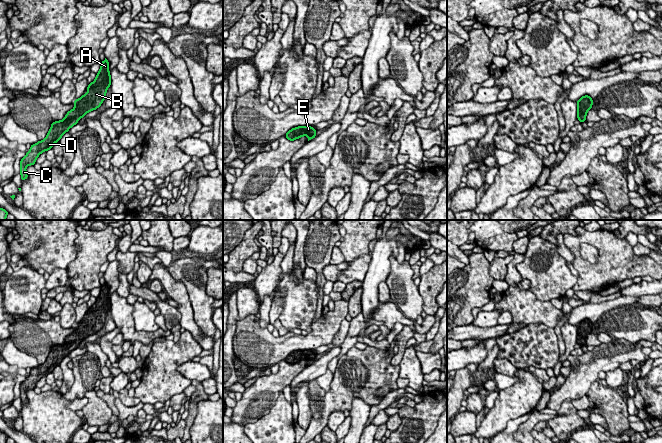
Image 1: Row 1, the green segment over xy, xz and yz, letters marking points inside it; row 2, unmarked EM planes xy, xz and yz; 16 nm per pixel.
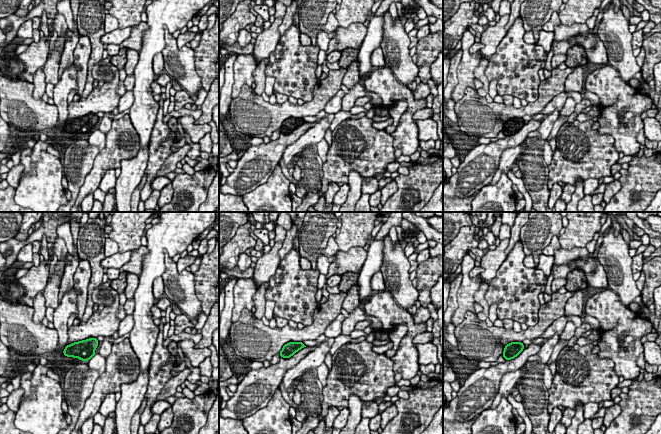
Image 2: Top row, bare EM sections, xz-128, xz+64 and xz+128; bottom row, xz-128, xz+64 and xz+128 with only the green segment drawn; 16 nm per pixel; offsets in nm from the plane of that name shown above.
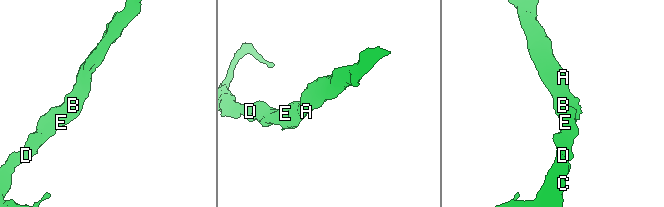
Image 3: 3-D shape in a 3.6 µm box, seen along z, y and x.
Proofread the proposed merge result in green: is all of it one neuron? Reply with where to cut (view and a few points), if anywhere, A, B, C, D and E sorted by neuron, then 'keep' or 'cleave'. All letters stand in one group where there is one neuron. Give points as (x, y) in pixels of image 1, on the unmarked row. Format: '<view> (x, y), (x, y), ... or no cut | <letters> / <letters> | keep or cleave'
no cut | A B C D E | keep

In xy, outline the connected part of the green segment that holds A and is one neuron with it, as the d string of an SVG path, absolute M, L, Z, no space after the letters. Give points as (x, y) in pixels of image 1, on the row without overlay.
M105 282L101 286L99 296L96 298L95 304L88 308L87 317L79 323L74 324L74 332L67 336L65 342L55 345L47 357L47 360L32 368L29 375L20 385L21 405L28 402L26 391L34 389L38 380L44 375L52 373L54 368L69 355L71 351L76 349L78 345L90 335L97 334L106 322L107 313L111 310L111 299L109 295L109 285Z

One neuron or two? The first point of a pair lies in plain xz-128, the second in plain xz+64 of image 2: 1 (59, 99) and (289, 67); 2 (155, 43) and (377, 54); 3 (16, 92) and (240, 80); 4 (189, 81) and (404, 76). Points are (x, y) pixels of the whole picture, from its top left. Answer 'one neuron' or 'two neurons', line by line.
1: one neuron
2: two neurons
3: two neurons
4: one neuron

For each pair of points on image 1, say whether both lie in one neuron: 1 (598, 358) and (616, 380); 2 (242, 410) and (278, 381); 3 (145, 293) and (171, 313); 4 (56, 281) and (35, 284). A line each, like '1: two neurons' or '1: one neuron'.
1: two neurons
2: one neuron
3: one neuron
4: two neurons

